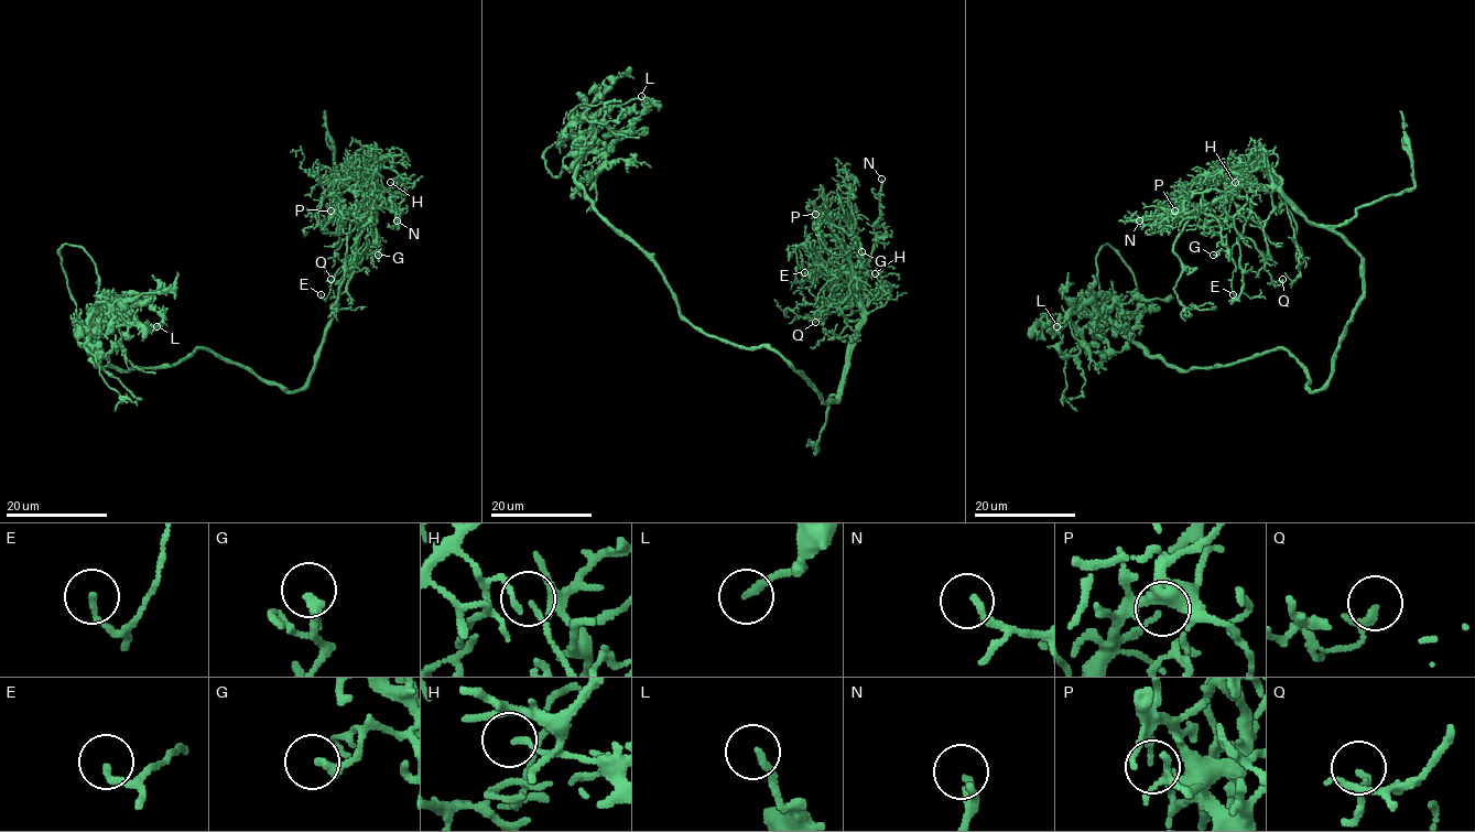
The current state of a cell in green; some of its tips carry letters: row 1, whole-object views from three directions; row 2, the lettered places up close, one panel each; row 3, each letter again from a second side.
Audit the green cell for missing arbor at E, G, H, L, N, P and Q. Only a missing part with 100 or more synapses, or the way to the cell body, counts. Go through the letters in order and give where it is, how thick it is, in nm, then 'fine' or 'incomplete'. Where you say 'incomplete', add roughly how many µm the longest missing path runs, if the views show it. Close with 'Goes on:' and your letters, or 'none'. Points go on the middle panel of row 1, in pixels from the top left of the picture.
E: (804, 272) | 170 nm | fine
G: (861, 251) | 240 nm | fine
H: (875, 273) | 140 nm | fine
L: (641, 96) | 200 nm | fine
N: (881, 179) | 200 nm | fine
P: (815, 214) | 140 nm | fine
Q: (815, 322) | 240 nm | fine
Goes on: none

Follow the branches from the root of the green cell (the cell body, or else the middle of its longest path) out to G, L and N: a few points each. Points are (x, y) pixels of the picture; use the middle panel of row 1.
G: (794, 368), (824, 401), (835, 400), (846, 347), (861, 319), (850, 263), (855, 239), (861, 266), (861, 251)
L: (794, 368), (765, 346), (700, 332), (575, 180), (576, 150), (619, 140), (641, 96)
N: (794, 368), (824, 401), (835, 400), (846, 347), (861, 319), (855, 277), (870, 256), (879, 216), (881, 179)

